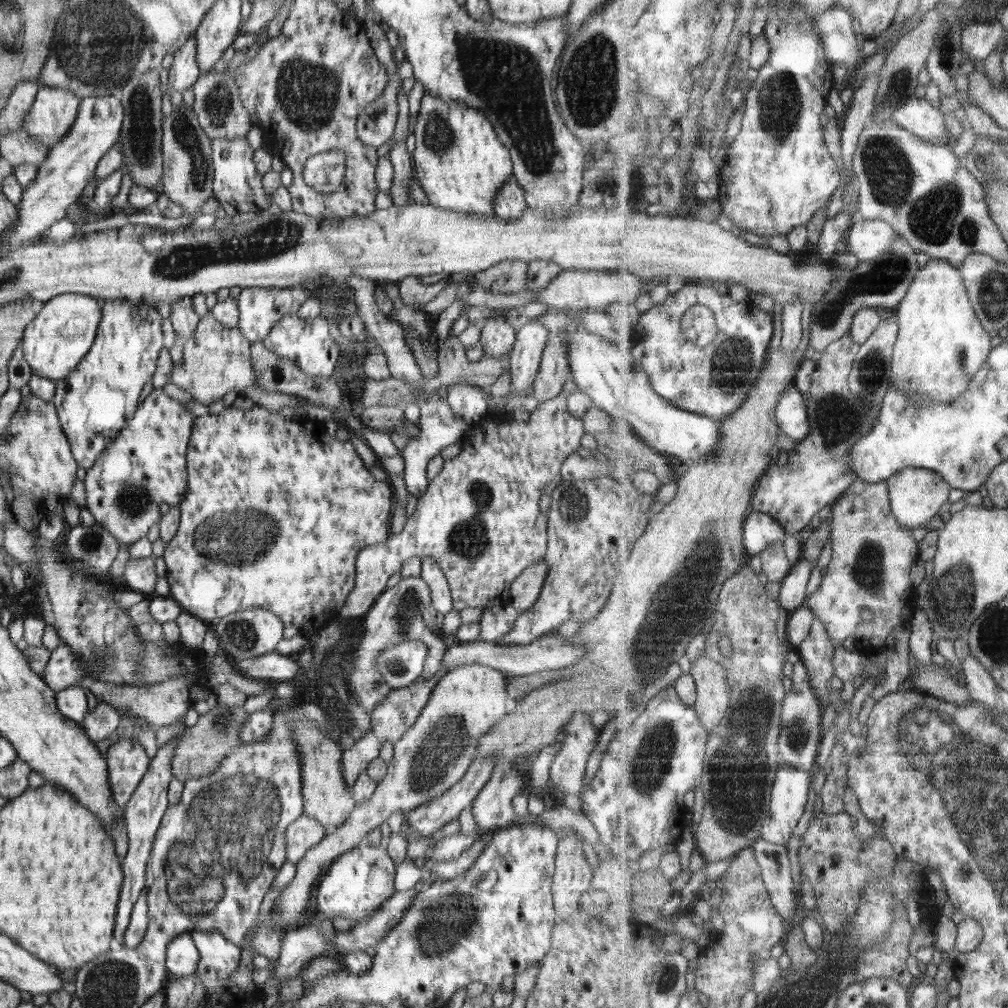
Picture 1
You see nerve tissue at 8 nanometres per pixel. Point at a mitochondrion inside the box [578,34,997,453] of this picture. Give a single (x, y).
(934, 216)

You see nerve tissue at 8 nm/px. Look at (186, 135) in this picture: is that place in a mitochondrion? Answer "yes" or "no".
yes

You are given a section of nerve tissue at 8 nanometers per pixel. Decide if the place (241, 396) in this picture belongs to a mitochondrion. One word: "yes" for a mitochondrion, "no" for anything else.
no

